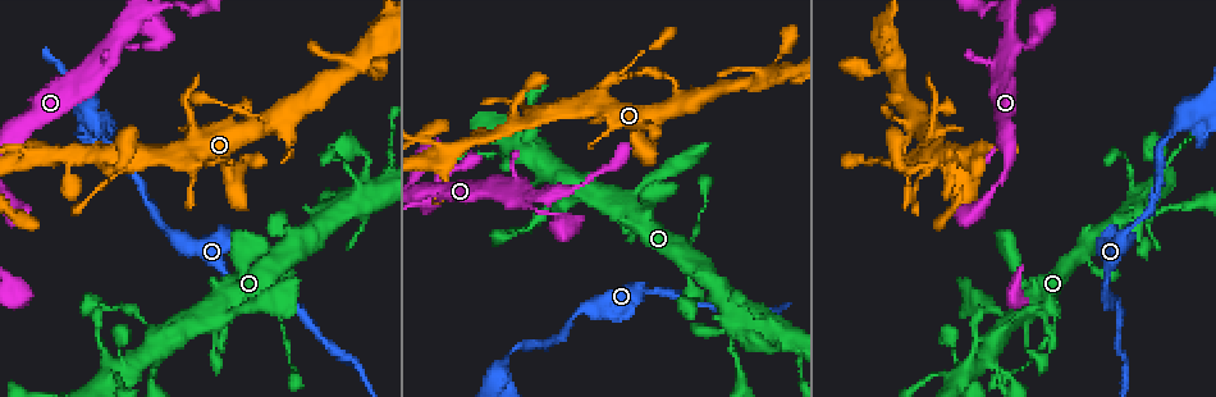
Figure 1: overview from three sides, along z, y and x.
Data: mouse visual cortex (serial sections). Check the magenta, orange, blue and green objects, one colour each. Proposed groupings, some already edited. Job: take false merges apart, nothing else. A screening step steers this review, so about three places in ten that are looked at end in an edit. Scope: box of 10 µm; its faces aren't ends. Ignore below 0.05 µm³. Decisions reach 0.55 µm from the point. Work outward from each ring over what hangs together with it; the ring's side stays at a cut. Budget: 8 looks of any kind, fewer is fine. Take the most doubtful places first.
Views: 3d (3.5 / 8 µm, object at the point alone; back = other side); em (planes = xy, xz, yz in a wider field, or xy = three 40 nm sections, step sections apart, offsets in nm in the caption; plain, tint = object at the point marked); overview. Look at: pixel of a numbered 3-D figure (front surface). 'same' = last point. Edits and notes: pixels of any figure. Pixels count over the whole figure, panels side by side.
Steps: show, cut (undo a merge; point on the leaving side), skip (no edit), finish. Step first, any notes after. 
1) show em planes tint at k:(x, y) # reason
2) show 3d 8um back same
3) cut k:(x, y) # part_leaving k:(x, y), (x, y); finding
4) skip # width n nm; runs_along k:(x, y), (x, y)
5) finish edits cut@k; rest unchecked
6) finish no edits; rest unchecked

show 3d 3.5um at 1:(627, 198) # narrows sharply

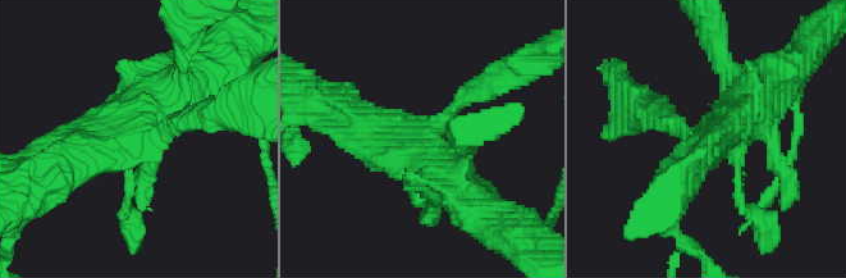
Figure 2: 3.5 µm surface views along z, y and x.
show em xy step 1 tint at 2:(425, 134) # now the EM

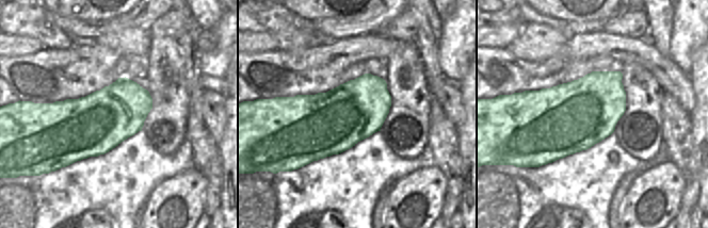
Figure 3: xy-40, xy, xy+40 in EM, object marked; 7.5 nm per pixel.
show em xy step 5 tint same

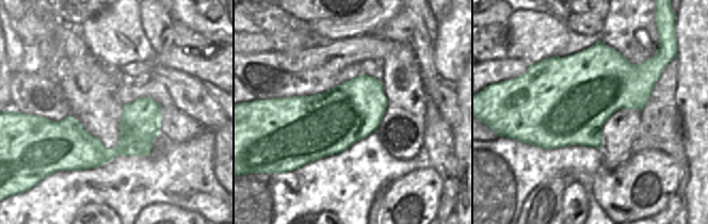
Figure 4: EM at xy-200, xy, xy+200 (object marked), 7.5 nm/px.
skip # runs_along 2:(471, 203), (393, 133), (350, 117); one cell here

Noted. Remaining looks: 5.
show 3d 3.5um at 1:(93, 122) # side arm on a straight run

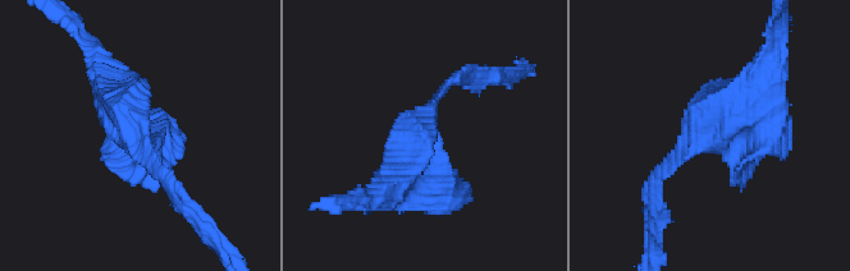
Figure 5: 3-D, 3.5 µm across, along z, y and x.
show em xy step 3 tint at 5:(131, 135) # need the tissue

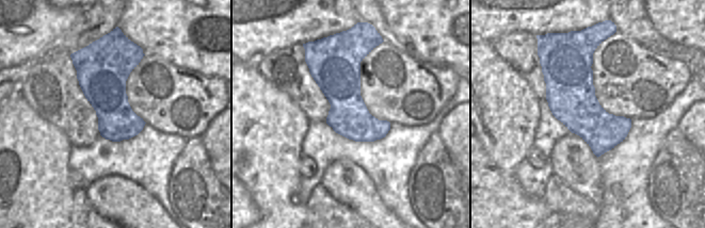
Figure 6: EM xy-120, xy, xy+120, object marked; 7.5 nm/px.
show em planes tint same # cut it another way

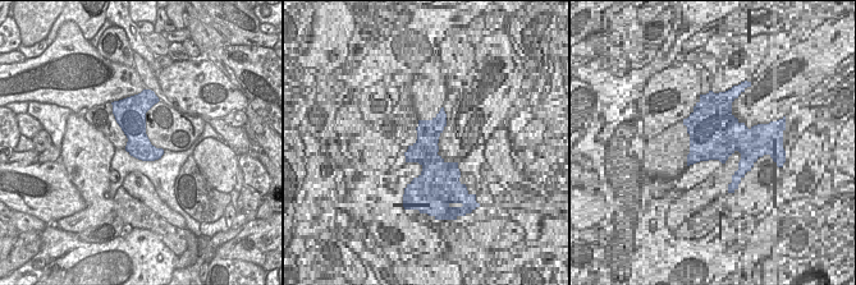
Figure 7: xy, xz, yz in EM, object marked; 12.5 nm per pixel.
skip # runs_along 5:(656, 193), (714, 106), (754, 83); continuous, no second cell

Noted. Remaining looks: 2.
show 3d 3.5um at 1:(197, 161) # abrupt turn

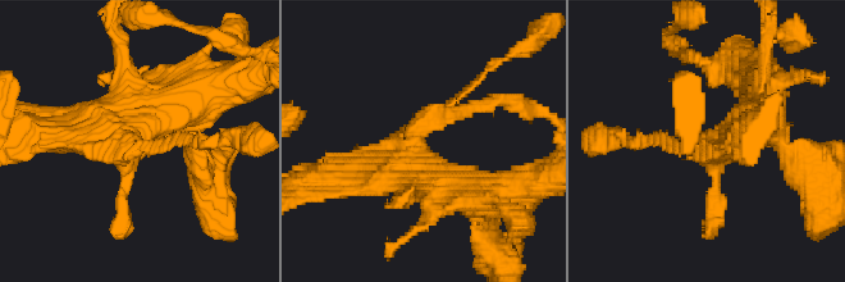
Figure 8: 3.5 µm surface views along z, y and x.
show em xy step 1 tint at 8:(131, 143) # now the EM

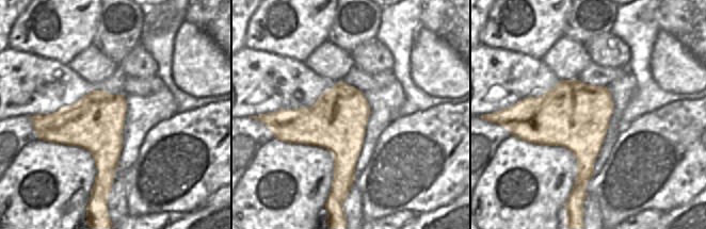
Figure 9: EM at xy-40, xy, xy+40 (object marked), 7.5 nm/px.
skip # runs_along 8:(443, 185), (411, 168), (411, 141), (487, 69); all the same cell

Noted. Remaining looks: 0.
finish no edits; rest unchecked

